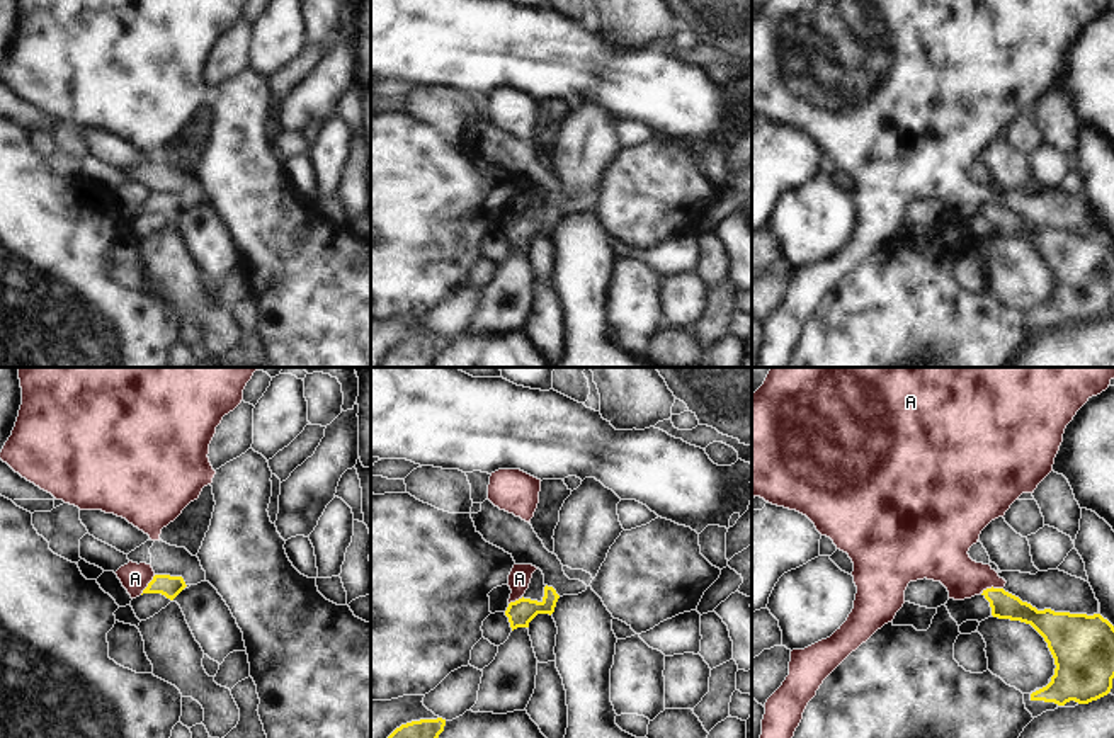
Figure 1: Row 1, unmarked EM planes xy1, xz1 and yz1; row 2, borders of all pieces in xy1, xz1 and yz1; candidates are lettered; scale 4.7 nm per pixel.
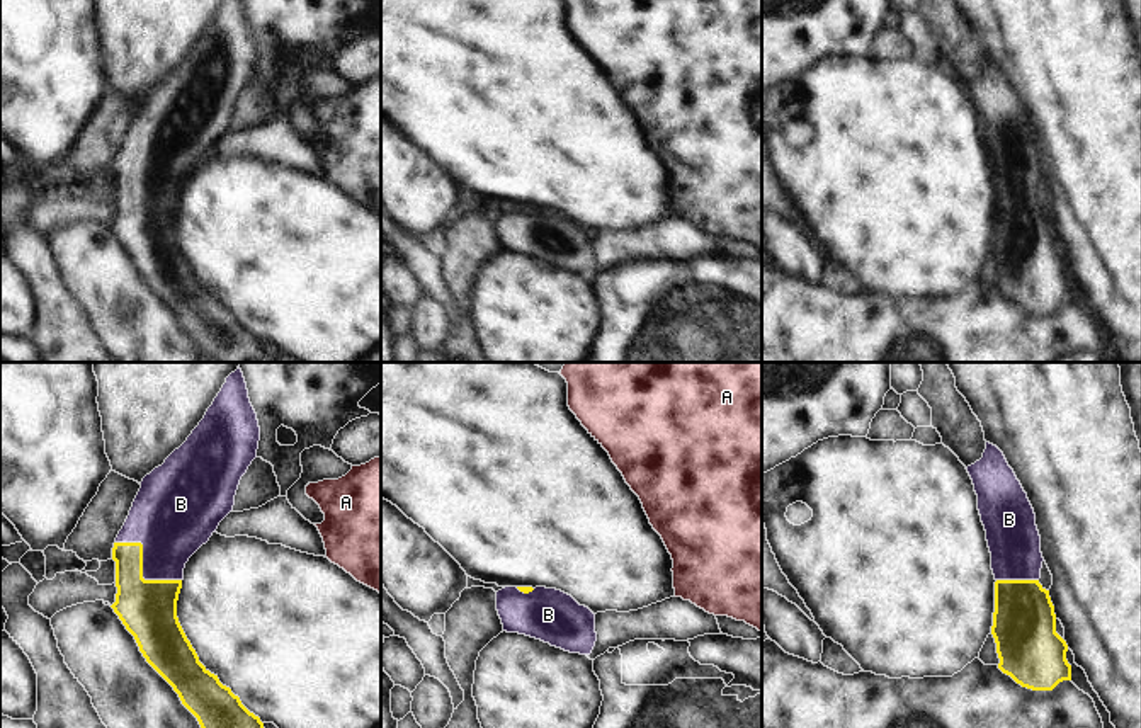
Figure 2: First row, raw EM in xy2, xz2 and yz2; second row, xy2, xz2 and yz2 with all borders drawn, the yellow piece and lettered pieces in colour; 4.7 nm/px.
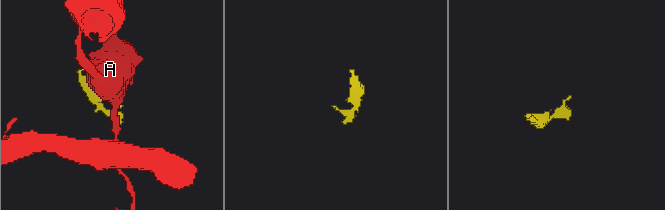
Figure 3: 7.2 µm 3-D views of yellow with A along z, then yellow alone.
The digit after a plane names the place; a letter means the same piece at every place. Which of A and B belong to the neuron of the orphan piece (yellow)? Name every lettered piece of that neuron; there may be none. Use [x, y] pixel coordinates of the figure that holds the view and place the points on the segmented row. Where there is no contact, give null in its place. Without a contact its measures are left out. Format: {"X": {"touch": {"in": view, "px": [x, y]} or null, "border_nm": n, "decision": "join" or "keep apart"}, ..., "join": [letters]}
{"A": {"touch": {"in": "yz1", "px": [992, 587]}, "border_nm": 110, "decision": "keep apart"}, "B": {"touch": {"in": "xy2", "px": [141, 567]}, "border_nm": 360, "decision": "join"}, "join": ["B"]}

